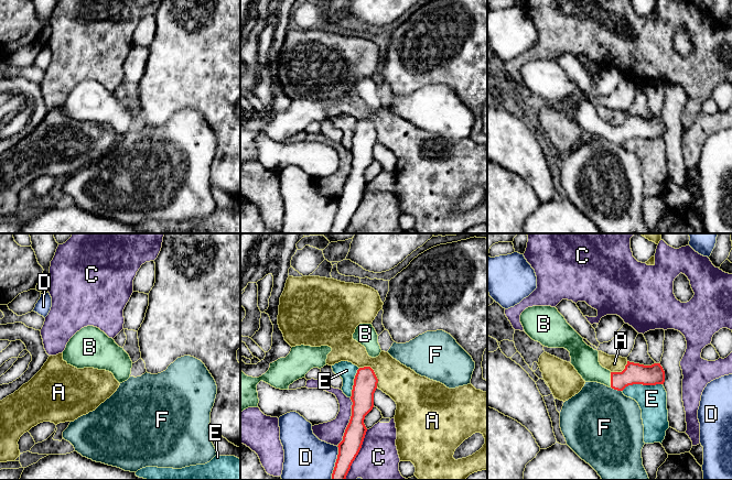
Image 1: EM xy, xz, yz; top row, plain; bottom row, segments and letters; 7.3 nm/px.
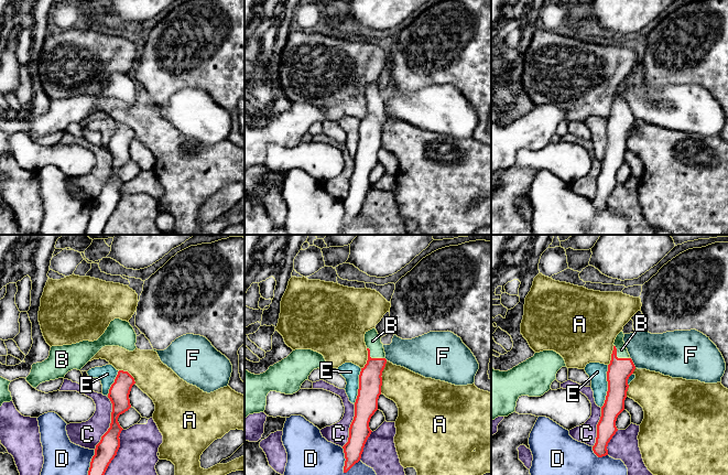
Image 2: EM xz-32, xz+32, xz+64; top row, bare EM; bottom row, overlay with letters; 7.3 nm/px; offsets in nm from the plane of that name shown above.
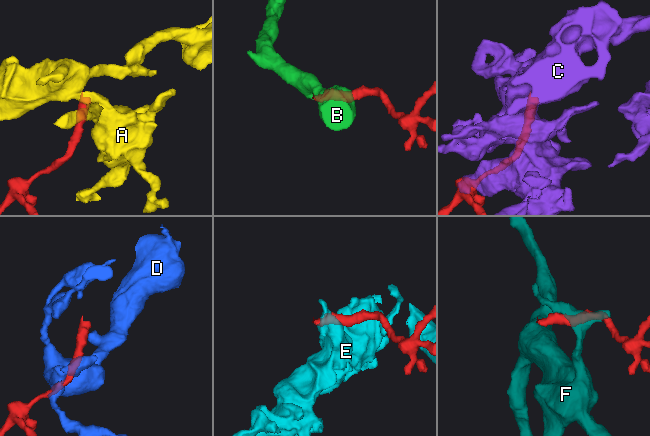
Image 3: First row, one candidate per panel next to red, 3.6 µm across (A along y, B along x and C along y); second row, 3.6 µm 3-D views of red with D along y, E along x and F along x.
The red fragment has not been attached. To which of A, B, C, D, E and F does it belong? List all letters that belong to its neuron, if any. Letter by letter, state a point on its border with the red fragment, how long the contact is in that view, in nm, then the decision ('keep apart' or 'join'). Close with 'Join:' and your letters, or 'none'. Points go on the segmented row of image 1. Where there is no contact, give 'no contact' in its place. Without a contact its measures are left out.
A: meets red in xz at (374, 372); contact 200 nm long; keep apart
B: meets red in yz at (611, 380); contact 110 nm long; join
C: meets red in xz at (357, 454); contact 400 nm long; keep apart
D: meets red in xz at (335, 462); contact 260 nm long; keep apart
E: meets red in yz at (642, 383); contact 300 nm long; keep apart
F: meets red in yz at (616, 389); contact 90 nm long; keep apart
Join: B

